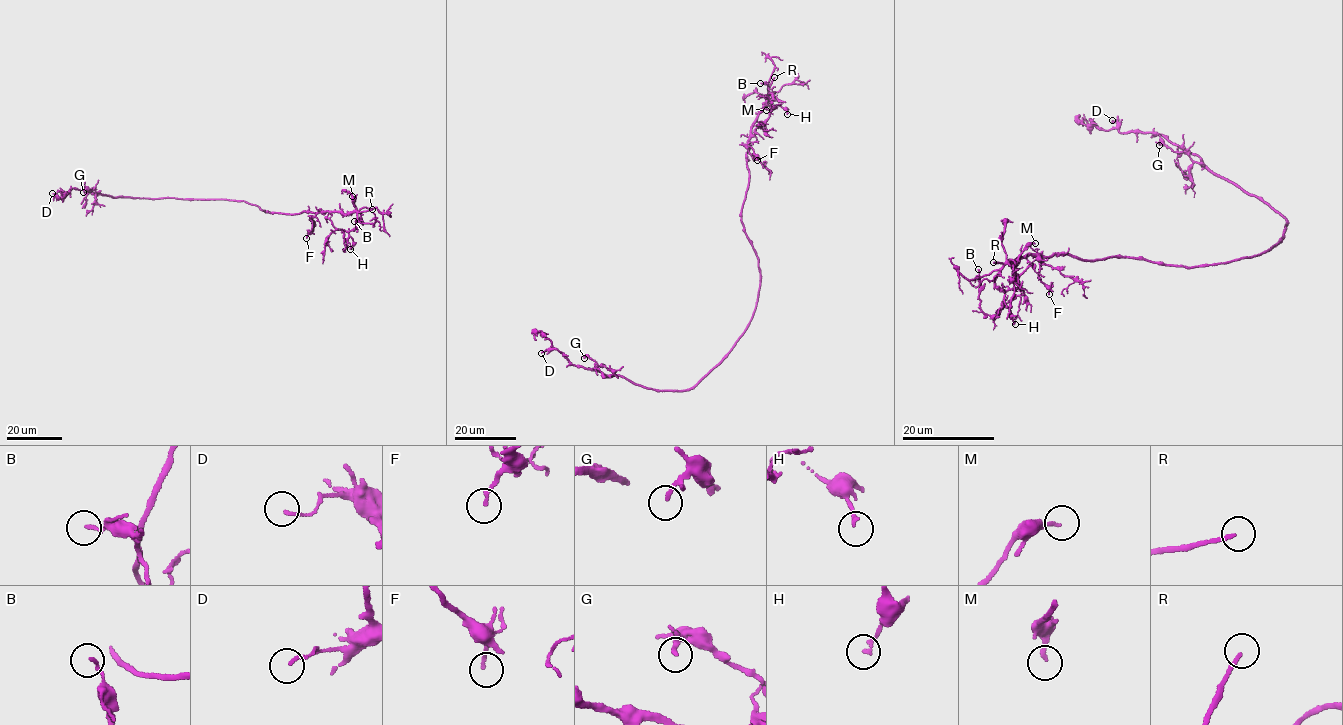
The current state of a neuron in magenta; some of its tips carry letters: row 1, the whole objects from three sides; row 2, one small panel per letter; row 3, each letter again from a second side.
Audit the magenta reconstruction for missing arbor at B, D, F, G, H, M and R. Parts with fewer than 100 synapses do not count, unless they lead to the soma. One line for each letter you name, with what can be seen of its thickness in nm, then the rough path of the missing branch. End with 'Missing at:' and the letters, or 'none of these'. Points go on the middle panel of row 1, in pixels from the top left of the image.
R: Thickness 160 nm
Missing at: R

